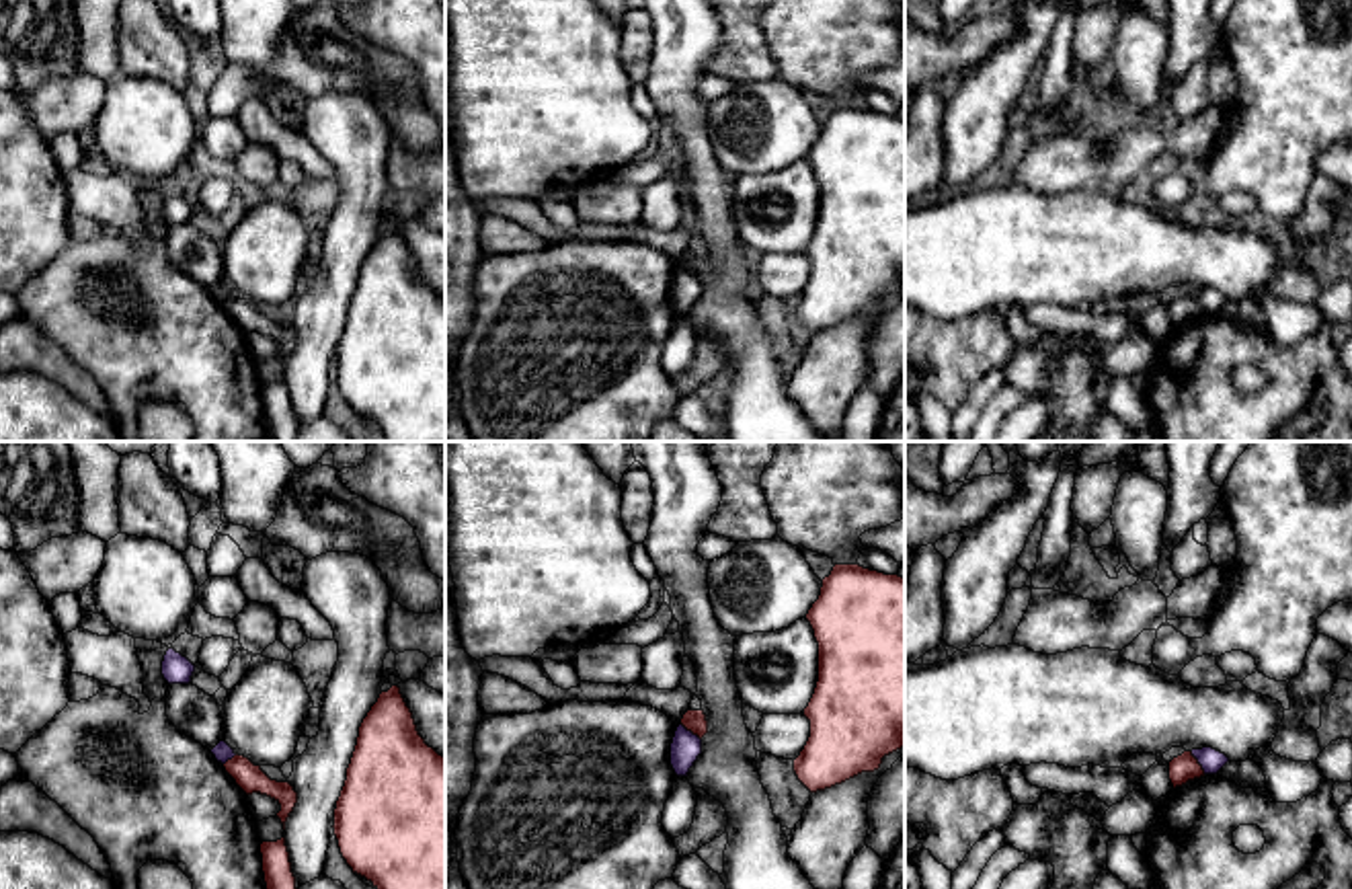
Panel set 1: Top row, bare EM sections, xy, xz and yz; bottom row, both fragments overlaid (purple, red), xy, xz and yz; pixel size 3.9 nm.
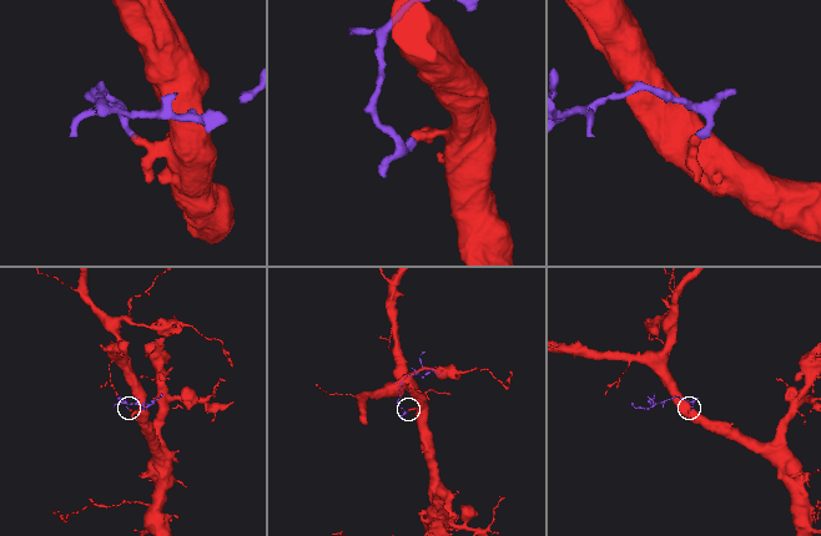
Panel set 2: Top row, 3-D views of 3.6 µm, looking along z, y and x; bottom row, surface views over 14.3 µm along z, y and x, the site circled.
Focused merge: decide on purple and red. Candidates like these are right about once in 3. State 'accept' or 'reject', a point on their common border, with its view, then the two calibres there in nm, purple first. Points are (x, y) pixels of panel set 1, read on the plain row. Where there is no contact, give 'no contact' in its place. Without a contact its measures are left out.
reject | yz (1199, 302) | 90/110 nm

